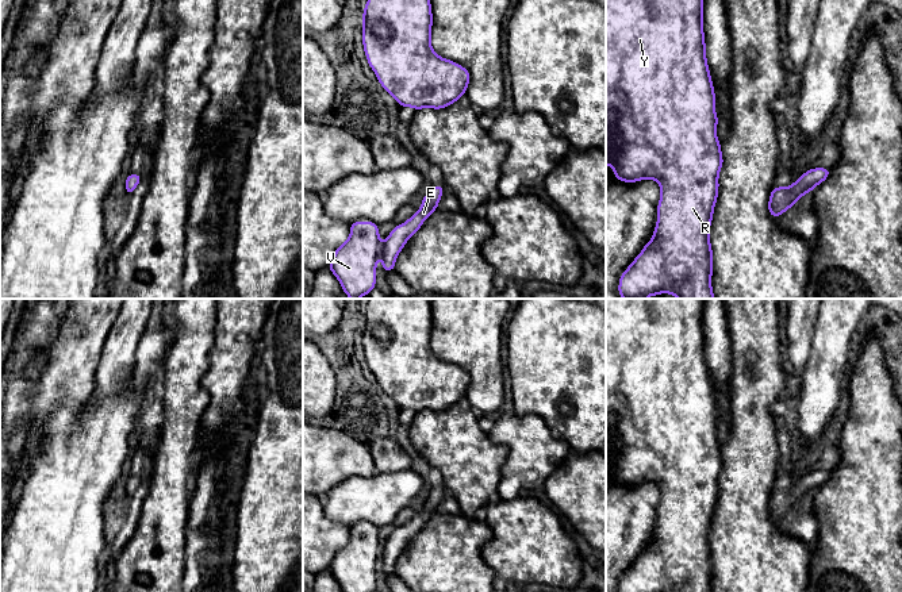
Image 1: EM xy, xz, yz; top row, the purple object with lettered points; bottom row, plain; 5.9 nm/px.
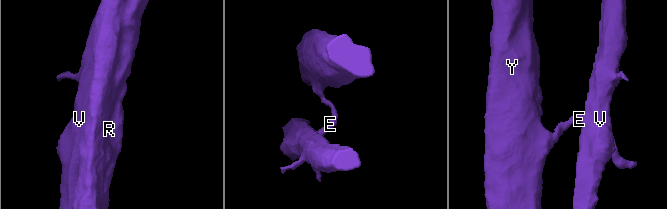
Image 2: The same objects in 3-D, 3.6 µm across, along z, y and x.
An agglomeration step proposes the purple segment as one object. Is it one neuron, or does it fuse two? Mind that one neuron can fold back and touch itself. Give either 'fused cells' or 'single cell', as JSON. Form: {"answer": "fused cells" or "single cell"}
{"answer": "fused cells"}

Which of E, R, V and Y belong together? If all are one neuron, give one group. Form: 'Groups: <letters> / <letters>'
Groups: E V / R Y

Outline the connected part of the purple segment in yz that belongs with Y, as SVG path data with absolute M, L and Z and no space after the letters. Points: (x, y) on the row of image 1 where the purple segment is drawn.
M606 0L606 166L610 164L614 177L622 182L656 180L660 184L657 223L652 239L619 277L618 293L622 299L646 299L660 293L673 295L679 299L714 299L711 287L713 249L709 234L718 200L718 177L723 165L717 126L715 92L706 58L703 0Z

